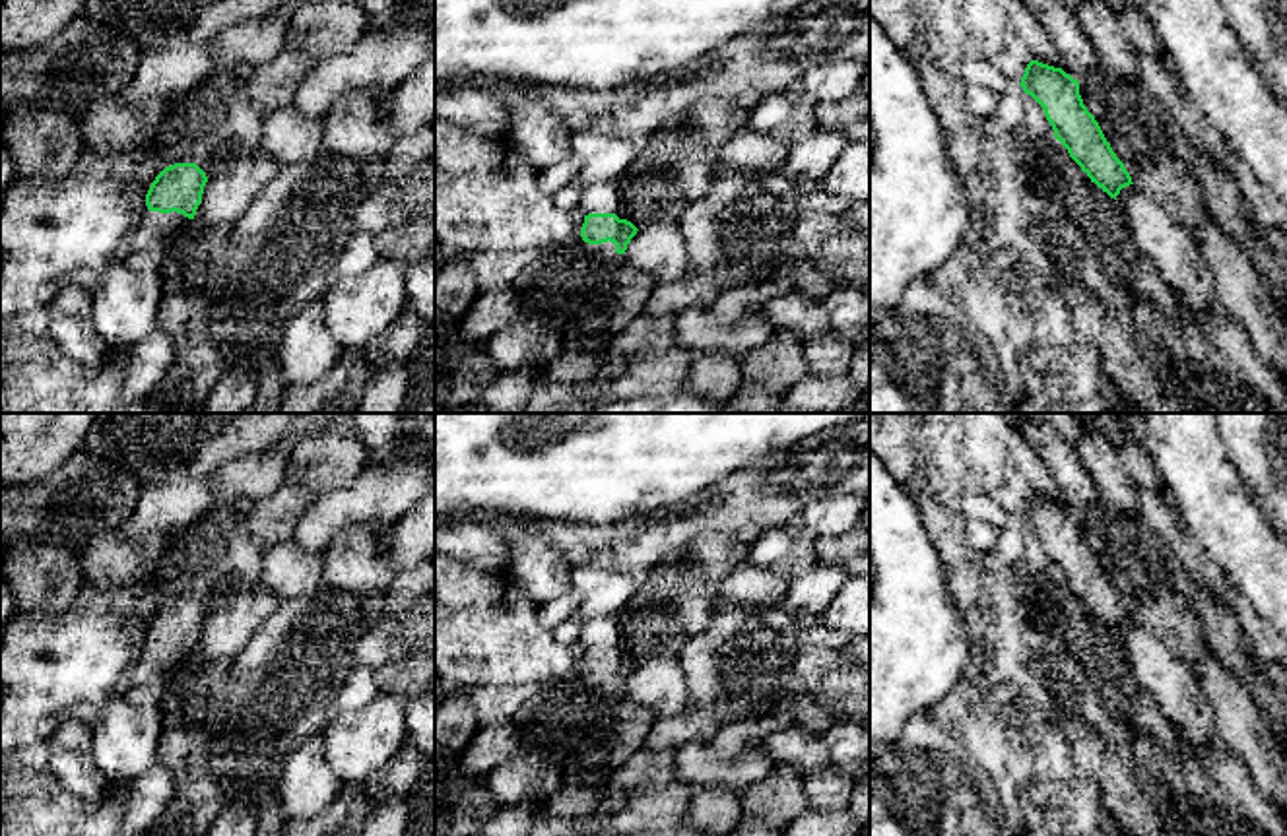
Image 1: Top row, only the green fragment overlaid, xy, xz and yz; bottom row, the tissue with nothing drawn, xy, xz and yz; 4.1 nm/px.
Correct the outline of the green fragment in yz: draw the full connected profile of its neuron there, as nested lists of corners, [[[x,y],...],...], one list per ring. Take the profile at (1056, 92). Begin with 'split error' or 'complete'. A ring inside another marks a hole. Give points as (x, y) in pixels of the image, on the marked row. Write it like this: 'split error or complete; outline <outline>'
complete; outline [[[1031,60],[1019,85],[1042,107],[1054,138],[1091,182],[1114,200],[1122,188],[1134,184],[1099,122],[1083,105],[1077,80],[1062,68]]]

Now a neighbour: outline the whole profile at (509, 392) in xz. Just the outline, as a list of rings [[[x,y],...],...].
[[[536,367],[505,372],[481,396],[479,403],[489,413],[522,413],[530,394],[542,378],[544,369]]]

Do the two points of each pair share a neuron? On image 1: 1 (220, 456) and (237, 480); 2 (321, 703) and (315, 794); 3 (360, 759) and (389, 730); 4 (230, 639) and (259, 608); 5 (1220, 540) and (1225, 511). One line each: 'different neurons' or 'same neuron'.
1: different neurons
2: different neurons
3: same neuron
4: same neuron
5: same neuron

